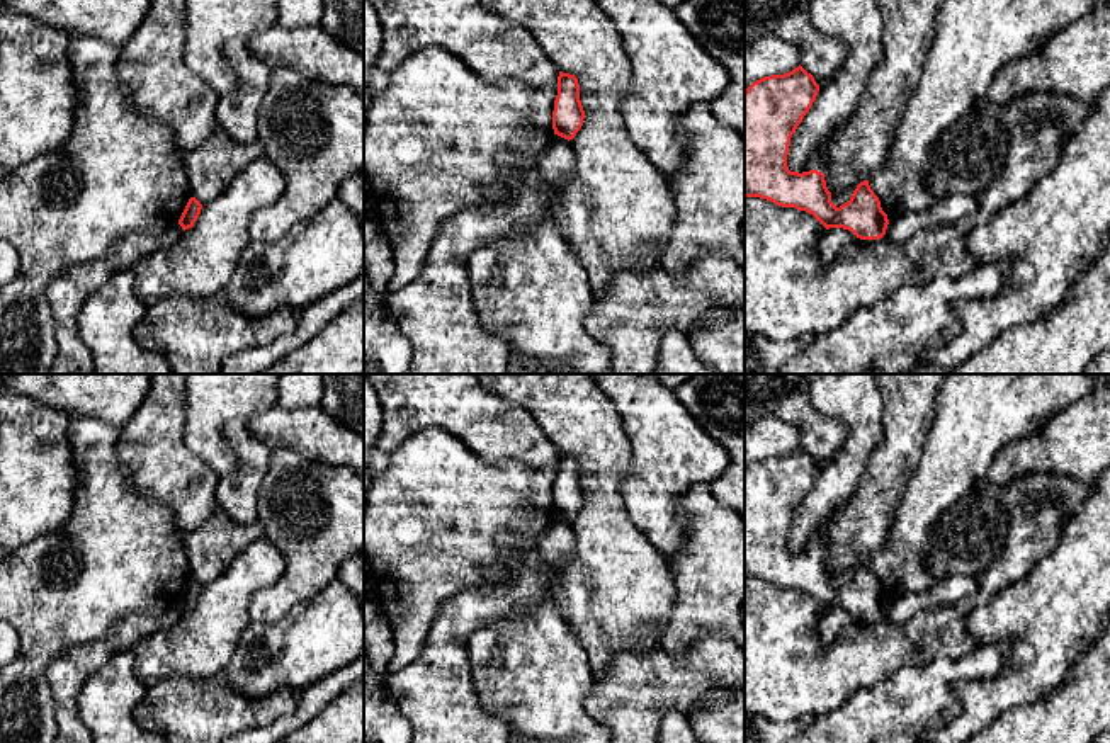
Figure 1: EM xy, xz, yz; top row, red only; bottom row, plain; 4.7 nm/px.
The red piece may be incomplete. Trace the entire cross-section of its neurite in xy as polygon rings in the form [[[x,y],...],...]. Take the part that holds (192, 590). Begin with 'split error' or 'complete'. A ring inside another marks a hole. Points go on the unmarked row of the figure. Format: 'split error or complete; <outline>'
complete; [[[190,578],[178,600],[178,605],[182,607],[184,612],[194,607],[194,604],[201,595],[201,590],[202,590],[202,585],[195,578]]]

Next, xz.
complete; [[[559,452],[558,457],[558,476],[552,491],[552,510],[554,515],[573,520],[583,507],[585,491],[580,481],[578,459],[569,454]]]

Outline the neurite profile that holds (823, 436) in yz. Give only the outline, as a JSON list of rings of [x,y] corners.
[[[745,374],[745,435],[763,417],[797,428],[816,464],[828,464],[841,445],[847,427],[819,415],[809,388],[824,374]]]

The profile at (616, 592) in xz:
[[[479,374],[479,379],[491,394],[527,410],[559,452],[578,459],[585,500],[576,517],[569,520],[576,536],[576,553],[556,571],[552,598],[586,653],[593,675],[603,675],[619,653],[648,653],[661,648],[661,627],[675,607],[675,585],[666,556],[646,539],[627,513],[622,483],[631,473],[631,444],[614,403],[592,374]]]

